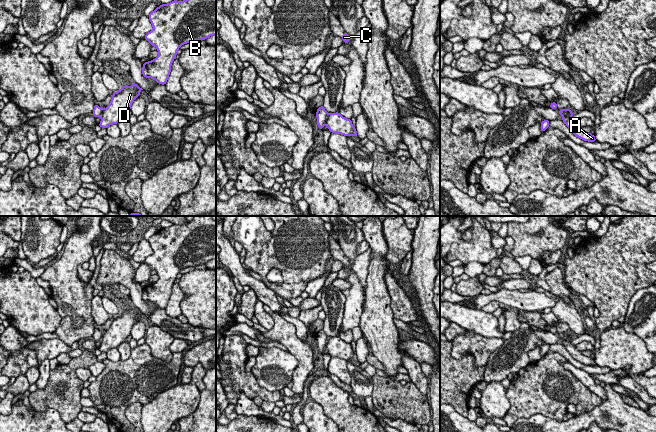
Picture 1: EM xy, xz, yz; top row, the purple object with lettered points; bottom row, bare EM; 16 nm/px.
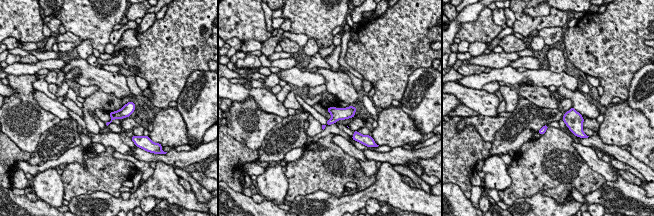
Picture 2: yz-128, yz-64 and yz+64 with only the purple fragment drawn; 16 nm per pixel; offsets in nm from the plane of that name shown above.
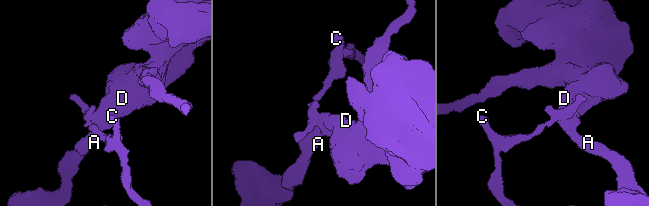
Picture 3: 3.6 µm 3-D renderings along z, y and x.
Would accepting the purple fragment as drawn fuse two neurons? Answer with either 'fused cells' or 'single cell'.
fused cells

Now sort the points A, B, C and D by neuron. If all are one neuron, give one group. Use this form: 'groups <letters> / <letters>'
groups A B D / C

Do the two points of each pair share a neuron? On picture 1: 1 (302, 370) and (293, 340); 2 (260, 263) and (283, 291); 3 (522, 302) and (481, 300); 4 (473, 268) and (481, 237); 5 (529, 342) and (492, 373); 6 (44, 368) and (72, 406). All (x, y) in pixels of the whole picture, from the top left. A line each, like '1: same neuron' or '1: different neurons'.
1: same neuron
2: same neuron
3: same neuron
4: different neurons
5: same neuron
6: different neurons

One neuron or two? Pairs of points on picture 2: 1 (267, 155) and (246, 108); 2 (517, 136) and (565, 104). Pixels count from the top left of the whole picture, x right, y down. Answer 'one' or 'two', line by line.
1: two
2: one

